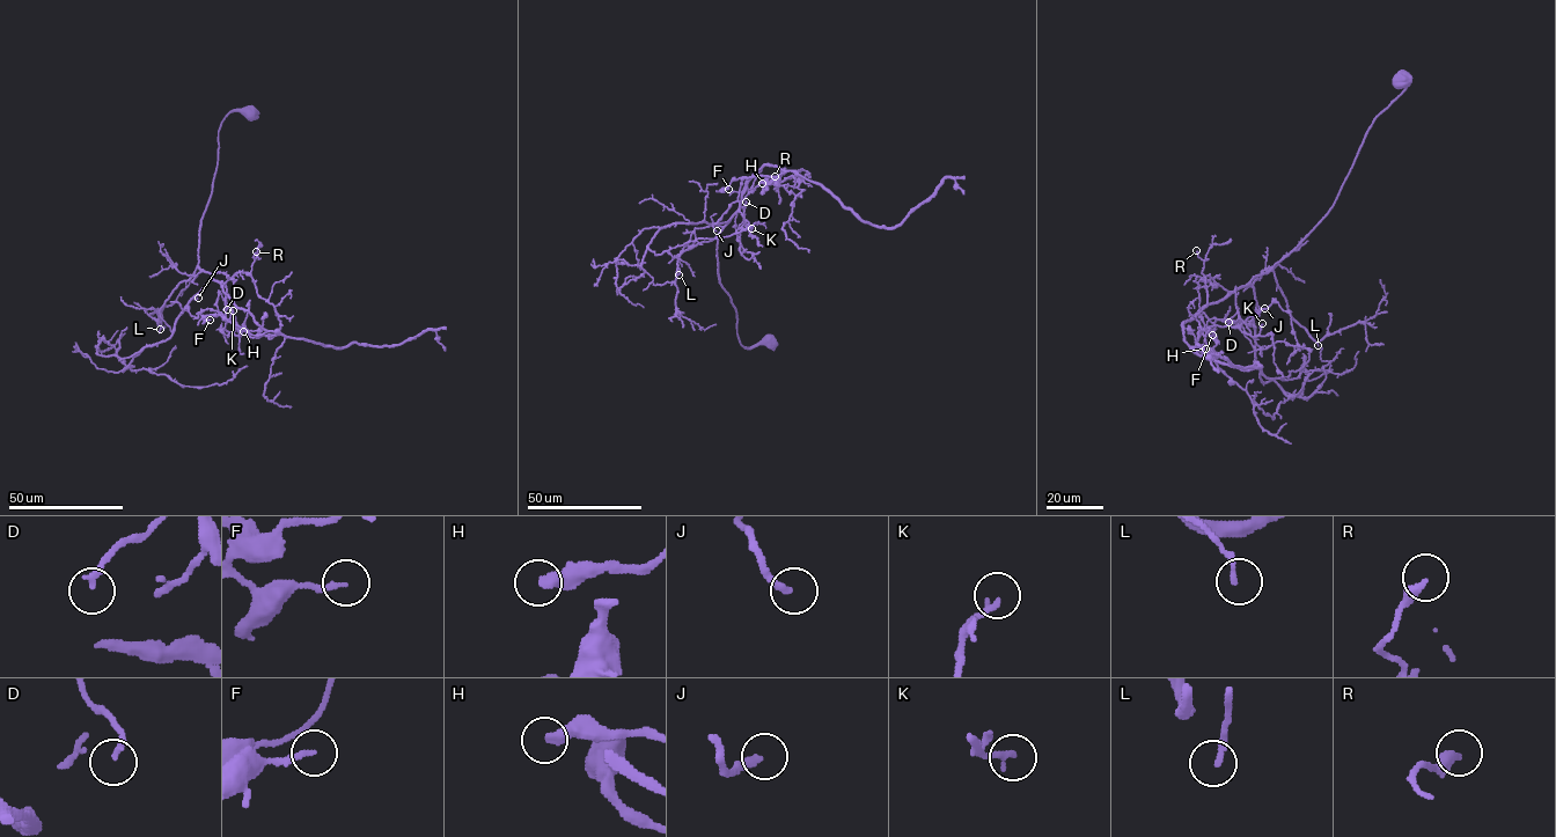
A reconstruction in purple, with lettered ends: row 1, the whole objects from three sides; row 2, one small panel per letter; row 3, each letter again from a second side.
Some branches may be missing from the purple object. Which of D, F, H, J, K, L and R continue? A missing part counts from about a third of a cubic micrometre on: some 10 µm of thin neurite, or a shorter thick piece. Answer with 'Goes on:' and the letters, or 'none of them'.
Goes on: none of them

